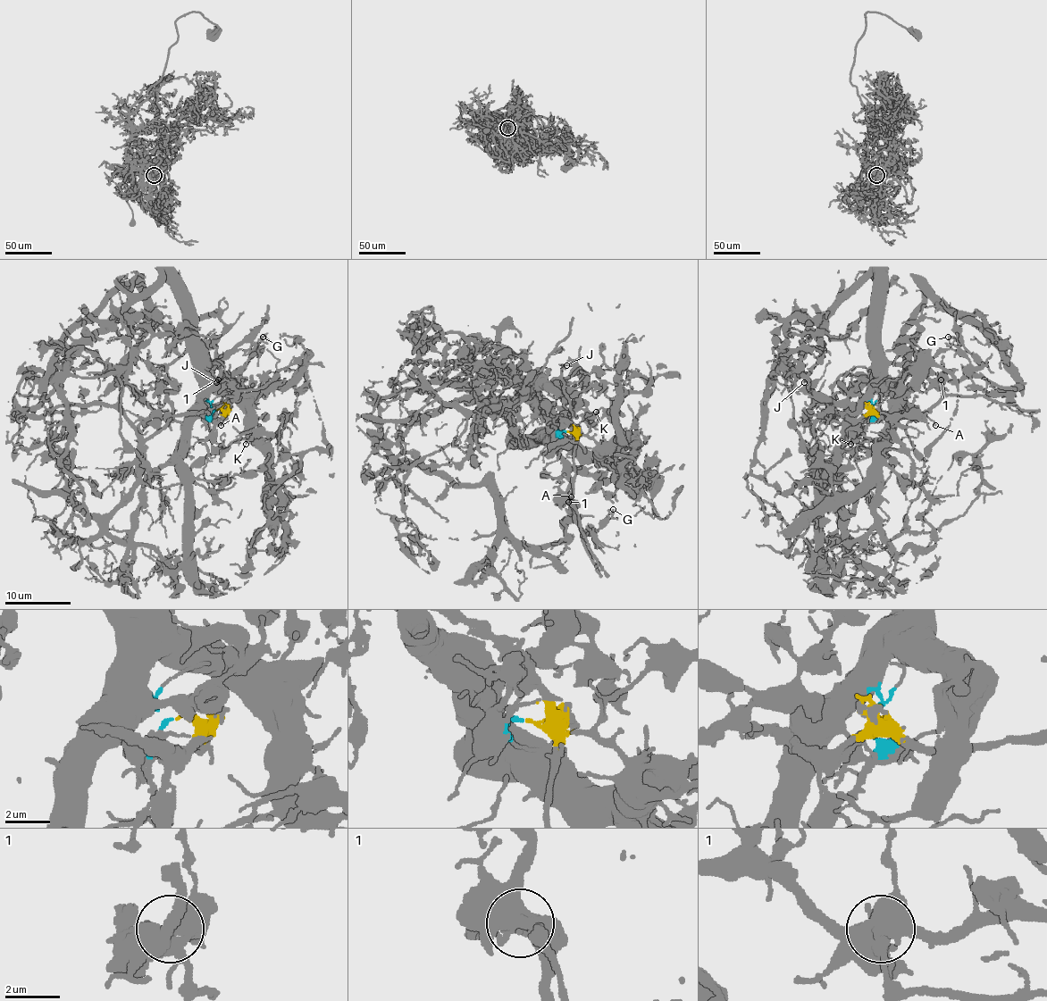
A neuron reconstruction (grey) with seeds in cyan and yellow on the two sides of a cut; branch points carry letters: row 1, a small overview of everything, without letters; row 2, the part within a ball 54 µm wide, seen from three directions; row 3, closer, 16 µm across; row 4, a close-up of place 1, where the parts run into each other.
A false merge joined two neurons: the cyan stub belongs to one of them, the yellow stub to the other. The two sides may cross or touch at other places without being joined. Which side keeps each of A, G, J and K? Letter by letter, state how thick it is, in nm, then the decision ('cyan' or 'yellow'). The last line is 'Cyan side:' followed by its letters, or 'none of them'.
A: 130 nm thick; yellow
G: 150 nm thick; cyan
J: 110 nm thick; cyan
K: 130 nm thick; cyan
Cyan side: G, J, K

